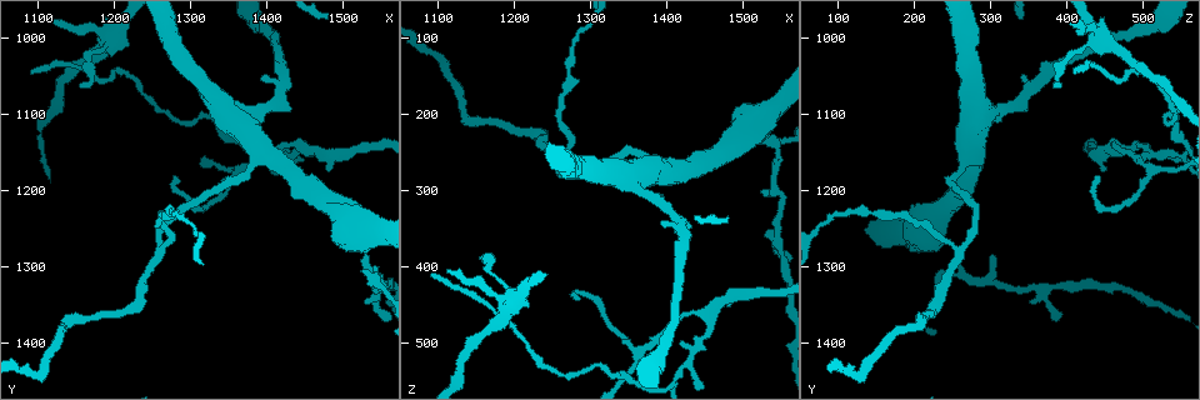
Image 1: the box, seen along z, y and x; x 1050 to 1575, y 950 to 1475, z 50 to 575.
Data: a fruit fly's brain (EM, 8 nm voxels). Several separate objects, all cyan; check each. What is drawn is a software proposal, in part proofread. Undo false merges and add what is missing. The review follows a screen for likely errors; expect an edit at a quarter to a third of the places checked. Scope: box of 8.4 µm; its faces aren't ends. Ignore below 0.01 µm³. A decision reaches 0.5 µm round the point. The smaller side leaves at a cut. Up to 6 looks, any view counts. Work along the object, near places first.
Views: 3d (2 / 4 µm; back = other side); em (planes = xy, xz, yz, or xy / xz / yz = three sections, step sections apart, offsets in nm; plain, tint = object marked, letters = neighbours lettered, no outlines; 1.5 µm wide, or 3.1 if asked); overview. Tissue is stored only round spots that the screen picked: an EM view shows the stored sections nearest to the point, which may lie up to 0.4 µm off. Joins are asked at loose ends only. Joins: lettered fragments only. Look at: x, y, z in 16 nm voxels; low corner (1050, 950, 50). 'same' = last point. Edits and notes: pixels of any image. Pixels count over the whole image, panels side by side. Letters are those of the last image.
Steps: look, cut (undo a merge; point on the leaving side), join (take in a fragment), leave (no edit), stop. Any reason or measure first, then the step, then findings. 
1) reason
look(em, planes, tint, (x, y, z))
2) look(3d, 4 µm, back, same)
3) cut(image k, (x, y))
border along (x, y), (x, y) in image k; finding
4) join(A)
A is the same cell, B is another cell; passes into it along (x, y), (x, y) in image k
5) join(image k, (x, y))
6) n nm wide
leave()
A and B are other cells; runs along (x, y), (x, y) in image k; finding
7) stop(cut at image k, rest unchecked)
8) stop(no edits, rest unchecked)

look(3d, 2 µm, (1450, 1150, 465))

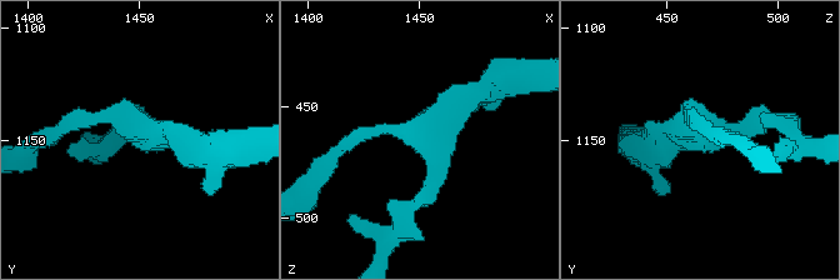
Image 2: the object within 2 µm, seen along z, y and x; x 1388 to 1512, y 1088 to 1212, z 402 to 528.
3 arms
look(em, yz, step 8, tint, (1455, 1147, 466))

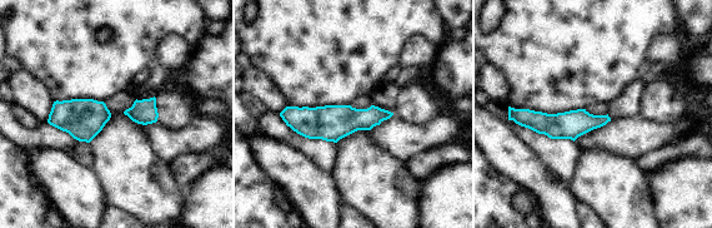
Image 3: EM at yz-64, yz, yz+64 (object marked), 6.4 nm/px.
cut it another way
look(em, xz, step 4, letters, same)

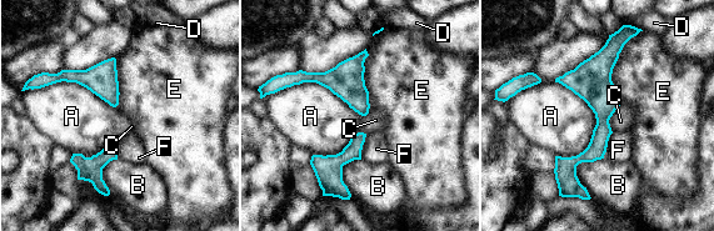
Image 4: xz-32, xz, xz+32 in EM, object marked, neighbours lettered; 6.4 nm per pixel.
E touches over 500 nm
leave()
A, B, C, D, E and F are other cells; runs along (632, 29), (602, 63), (599, 142), (575, 160) in image 4; continuous, no second neuron

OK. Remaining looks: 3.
tapers out
look(3d, 4 µm, (1530, 1350, 360))

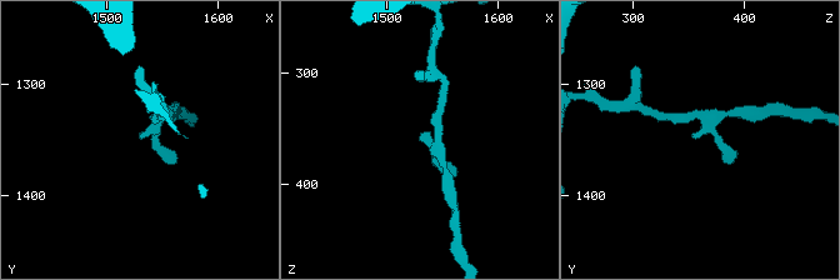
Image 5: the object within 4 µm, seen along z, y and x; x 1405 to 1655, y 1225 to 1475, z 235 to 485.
look(em, planes, letters, (1528, 1350, 356))

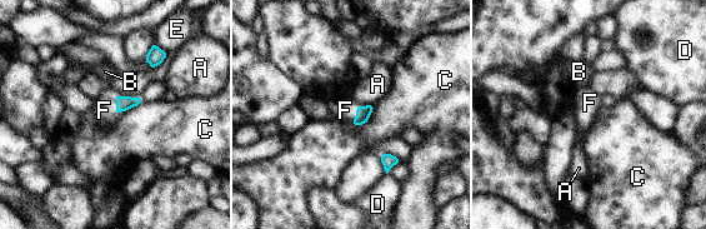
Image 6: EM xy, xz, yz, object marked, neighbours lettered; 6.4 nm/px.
join(image 6, (104, 110))
F is the same cell, A, B, C, D and E are other cells; passes into it along (123, 103), (116, 105), (104, 110) in image 6; it goes on there

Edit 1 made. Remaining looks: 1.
stop(join at image 6, rest unchecked)

